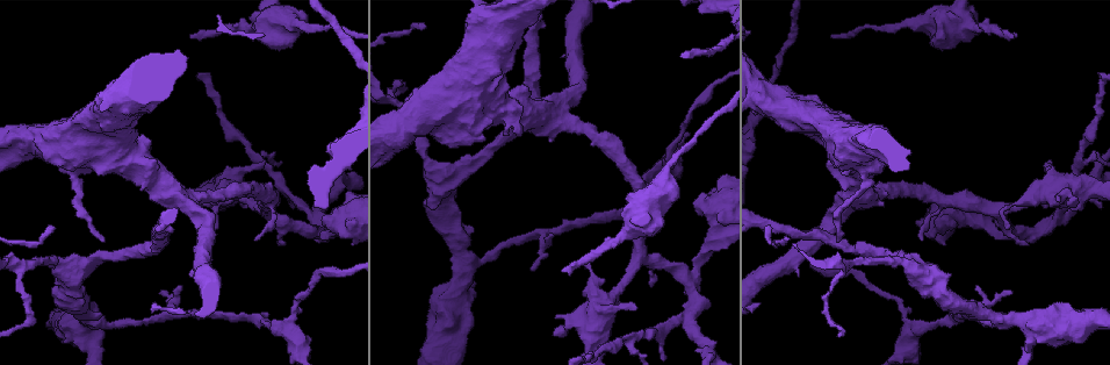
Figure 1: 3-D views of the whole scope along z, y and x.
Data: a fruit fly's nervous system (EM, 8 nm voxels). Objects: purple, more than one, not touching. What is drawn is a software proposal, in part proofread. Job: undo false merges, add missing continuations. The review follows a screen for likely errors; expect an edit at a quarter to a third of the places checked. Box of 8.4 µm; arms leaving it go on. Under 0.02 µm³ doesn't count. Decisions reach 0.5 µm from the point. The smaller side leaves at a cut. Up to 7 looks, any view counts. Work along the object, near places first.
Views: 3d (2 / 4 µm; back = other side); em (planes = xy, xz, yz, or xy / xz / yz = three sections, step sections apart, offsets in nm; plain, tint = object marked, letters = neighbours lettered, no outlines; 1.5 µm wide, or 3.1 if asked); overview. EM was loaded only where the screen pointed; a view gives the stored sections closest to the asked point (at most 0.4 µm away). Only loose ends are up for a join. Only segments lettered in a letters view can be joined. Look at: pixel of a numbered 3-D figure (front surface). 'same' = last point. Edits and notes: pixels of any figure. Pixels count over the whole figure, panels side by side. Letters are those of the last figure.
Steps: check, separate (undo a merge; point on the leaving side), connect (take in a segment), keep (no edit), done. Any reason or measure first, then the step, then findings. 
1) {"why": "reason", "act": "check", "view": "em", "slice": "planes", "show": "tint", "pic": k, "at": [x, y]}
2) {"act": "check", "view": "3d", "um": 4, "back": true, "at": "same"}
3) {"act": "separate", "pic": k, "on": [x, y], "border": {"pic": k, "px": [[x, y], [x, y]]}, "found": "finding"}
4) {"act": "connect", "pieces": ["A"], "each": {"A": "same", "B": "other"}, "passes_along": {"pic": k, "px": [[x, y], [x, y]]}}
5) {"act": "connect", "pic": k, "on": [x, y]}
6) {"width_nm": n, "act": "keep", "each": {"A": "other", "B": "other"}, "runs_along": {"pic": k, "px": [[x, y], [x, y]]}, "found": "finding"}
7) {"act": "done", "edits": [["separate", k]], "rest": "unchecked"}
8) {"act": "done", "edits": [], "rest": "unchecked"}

{"why": "thin end", "act": "check", "view": "3d", "um": 2, "pic": 1, "at": [181, 287]}

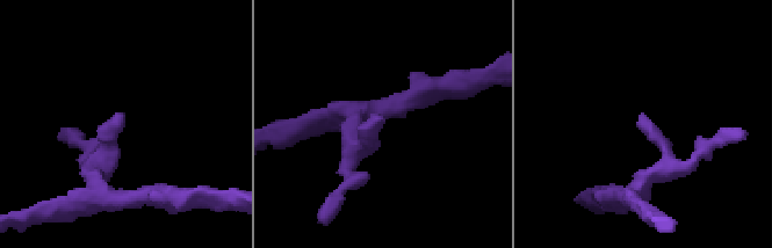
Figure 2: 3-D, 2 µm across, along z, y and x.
{"act": "check", "view": "em", "slice": "xy", "step": 8, "show": "tint", "pic": 2, "at": [381, 121]}

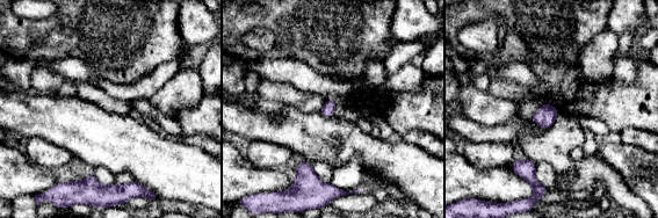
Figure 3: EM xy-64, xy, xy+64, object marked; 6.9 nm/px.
{"why": "another direction", "act": "check", "view": "em", "slice": "planes", "show": "letters", "at": "same"}

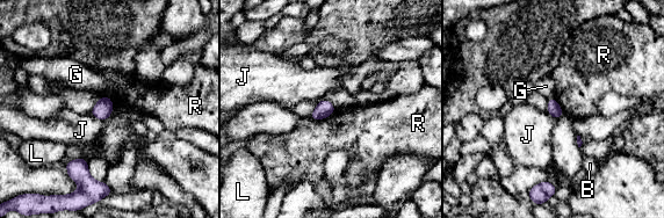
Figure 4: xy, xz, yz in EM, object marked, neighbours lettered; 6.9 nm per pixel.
{"act": "keep", "each": {"B": "other", "G": "other", "J": "other", "L": "other", "R": "other"}, "border": {"pic": 4, "px": [[336, 109], [319, 120], [309, 117]]}, "found": "no lettered segment goes on from it"}

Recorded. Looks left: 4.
{"why": "three-way junction", "act": "check", "view": "3d", "um": 2, "pic": 1, "at": [1016, 232]}

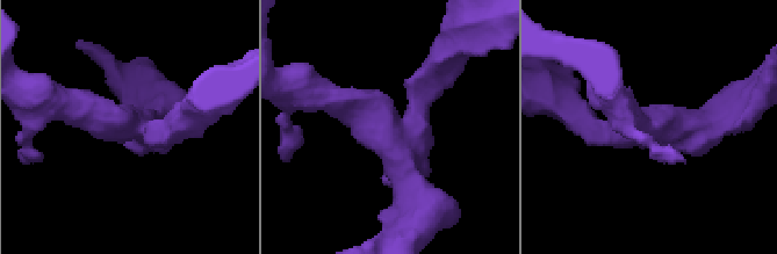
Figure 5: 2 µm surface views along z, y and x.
{"arms": 3, "arm_widths_nm": [220, 280, 280], "act": "check", "view": "em", "slice": "xz", "step": 8, "show": "letters", "pic": 5, "at": [124, 123]}

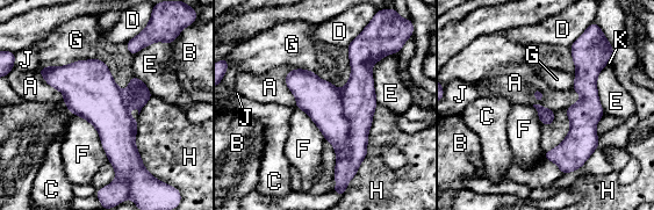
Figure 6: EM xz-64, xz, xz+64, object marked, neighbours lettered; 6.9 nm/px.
{"width_nm": 100, "act": "separate", "pic": 6, "on": [359, 100], "each": {"A": "other", "B": "other", "C": "other", "D": "other", "E": "other", "F": "other", "G": "other", "H": "other", "J": "other", "K": "other"}, "part_leaving": {"pic": 6, "px": [[356, 42], [358, 150], [337, 171]]}, "found": "a second neuron is stuck on"}

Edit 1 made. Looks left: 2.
{"act": "done", "edits": [["separate", 6]], "rest": "unchecked"}

